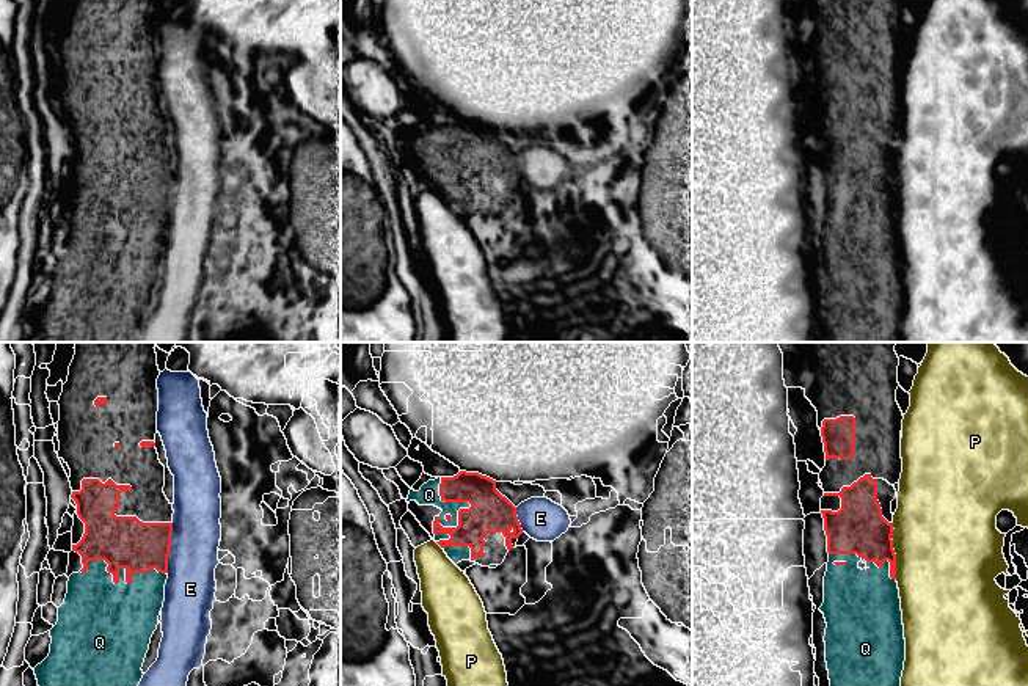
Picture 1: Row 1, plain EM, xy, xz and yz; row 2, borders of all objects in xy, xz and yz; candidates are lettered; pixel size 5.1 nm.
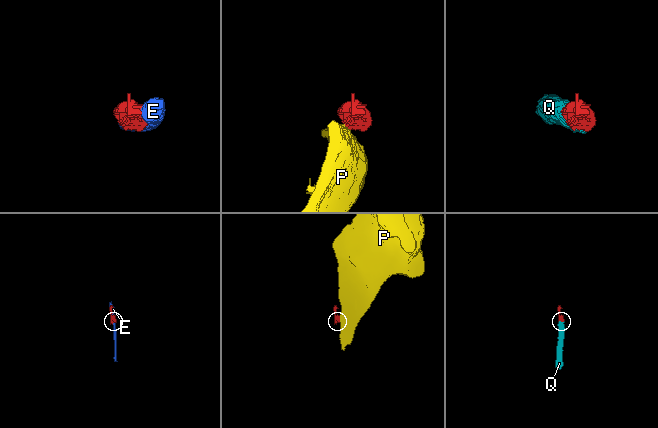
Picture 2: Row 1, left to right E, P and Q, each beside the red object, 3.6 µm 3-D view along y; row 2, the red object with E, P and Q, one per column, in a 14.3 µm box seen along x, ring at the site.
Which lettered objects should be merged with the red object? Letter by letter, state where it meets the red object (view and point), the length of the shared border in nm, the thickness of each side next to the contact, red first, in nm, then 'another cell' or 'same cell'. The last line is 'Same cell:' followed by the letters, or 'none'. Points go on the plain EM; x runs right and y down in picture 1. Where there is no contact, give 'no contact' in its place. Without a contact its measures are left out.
E: meets red in xy at (168, 197); contact 260 nm long; 280 nm thick on the red side, 260 nm on the other; another cell
P: meets red in yz at (893, 200); contact 280 nm long; 280 nm thick on the red side, 480 nm on the other; another cell
Q: meets red in xy at (118, 220); contact 440 nm long; 280 nm thick on the red side, 380 nm on the other; same cell
Same cell: Q

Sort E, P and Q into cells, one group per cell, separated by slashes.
E / P / Q

